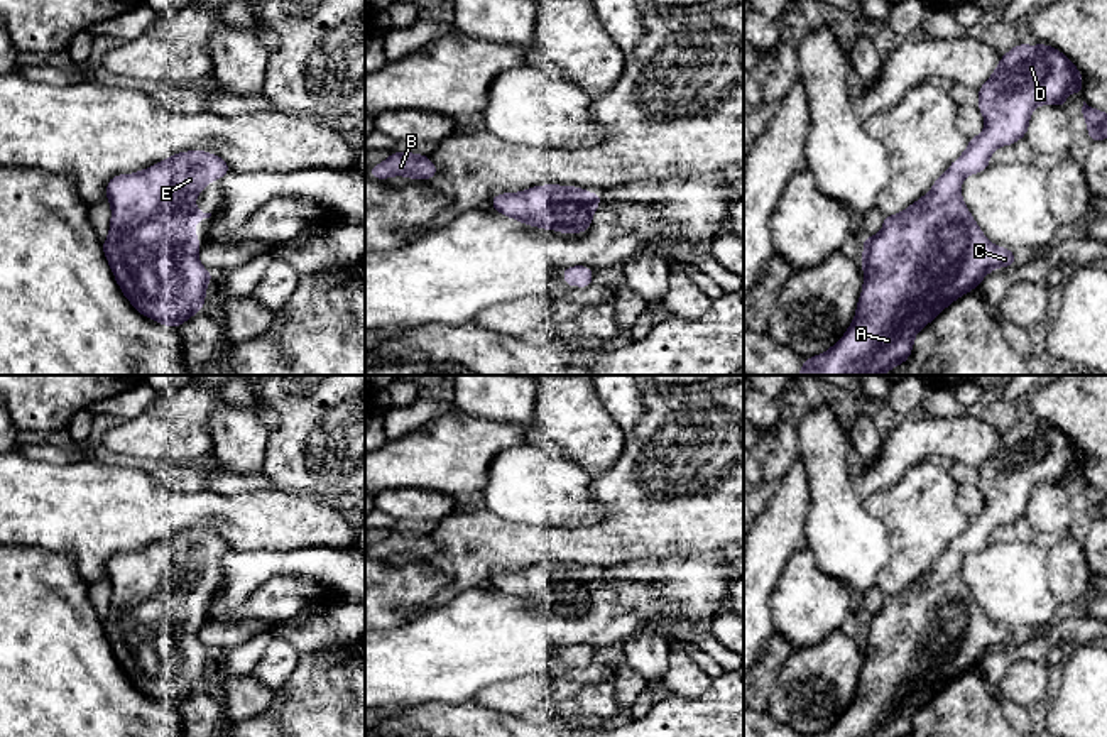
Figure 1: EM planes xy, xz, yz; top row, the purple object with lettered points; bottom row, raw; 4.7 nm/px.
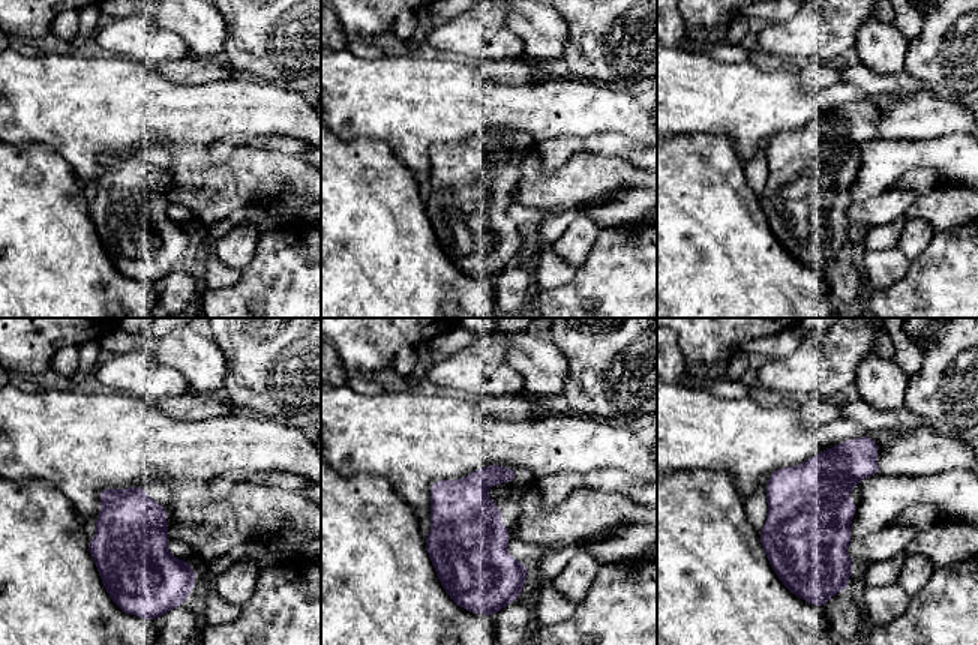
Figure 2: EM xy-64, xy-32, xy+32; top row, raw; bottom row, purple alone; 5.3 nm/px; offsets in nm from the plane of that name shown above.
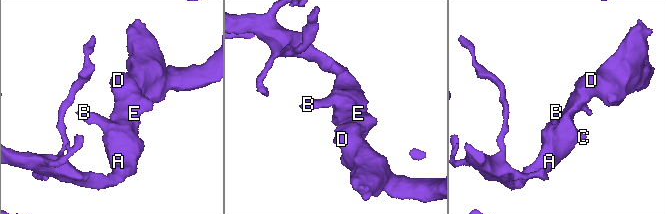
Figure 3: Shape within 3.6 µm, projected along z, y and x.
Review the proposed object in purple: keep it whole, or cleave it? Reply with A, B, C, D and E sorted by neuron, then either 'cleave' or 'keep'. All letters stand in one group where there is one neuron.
A B C D E; keep

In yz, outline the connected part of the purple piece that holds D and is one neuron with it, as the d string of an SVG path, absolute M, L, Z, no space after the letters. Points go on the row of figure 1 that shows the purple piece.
M1017 44L1006 52L994 74L979 90L979 108L985 120L980 135L968 140L967 150L936 179L928 194L914 201L899 215L884 216L882 230L864 238L864 289L857 303L857 313L847 333L825 353L803 362L798 375L884 375L887 370L906 362L913 350L918 331L933 321L957 298L975 289L995 267L1009 267L1016 255L985 238L967 205L962 199L962 181L989 167L989 157L1001 145L1014 145L1028 132L1031 113L1036 106L1051 103L1065 106L1066 96L1075 91L1082 96L1082 73L1058 49L1046 44Z

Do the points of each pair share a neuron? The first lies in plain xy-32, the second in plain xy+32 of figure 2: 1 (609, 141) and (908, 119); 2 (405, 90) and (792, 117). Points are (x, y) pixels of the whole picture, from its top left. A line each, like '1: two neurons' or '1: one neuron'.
1: two neurons
2: one neuron

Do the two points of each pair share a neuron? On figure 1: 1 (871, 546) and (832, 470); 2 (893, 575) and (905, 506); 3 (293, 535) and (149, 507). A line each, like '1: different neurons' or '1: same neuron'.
1: same neuron
2: same neuron
3: same neuron

